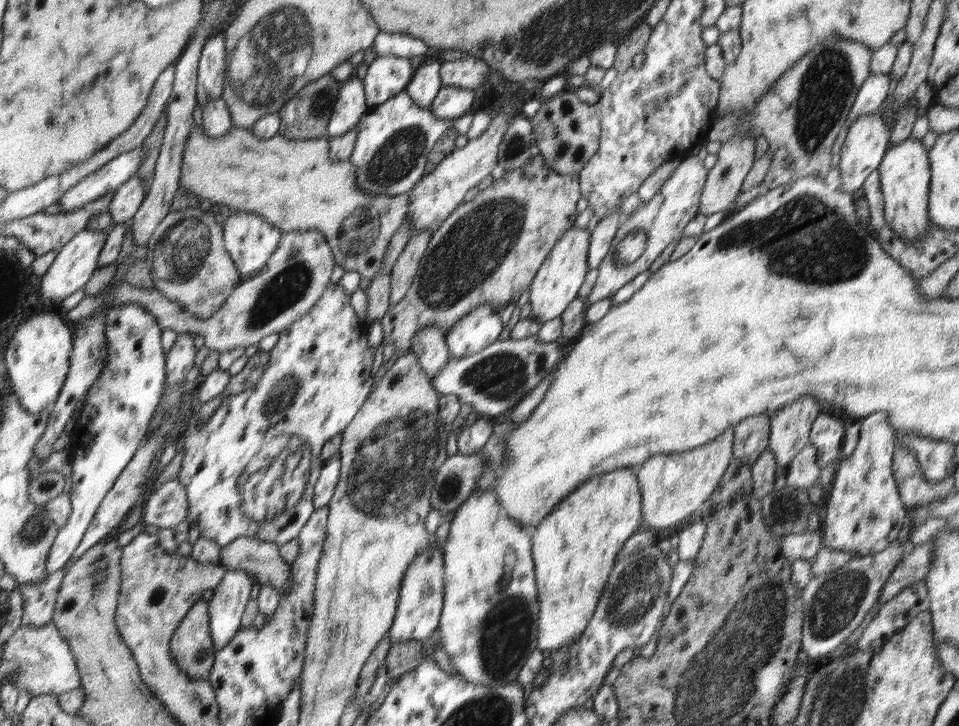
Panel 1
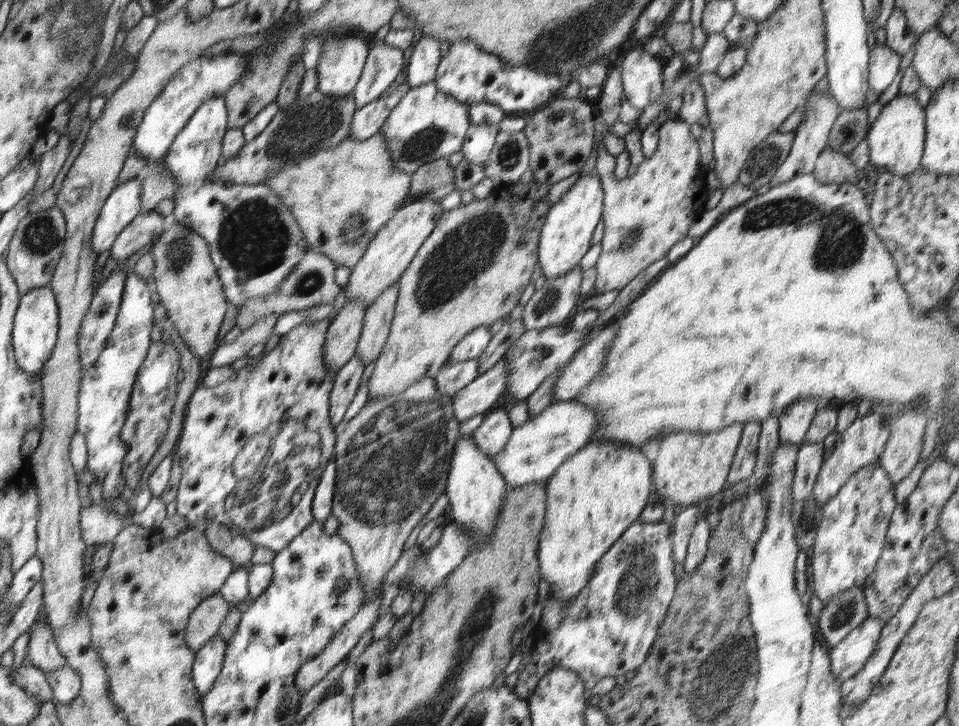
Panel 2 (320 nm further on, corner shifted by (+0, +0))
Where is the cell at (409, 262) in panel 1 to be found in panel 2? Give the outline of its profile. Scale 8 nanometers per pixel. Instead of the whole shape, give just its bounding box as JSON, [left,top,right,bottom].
[355,281,400,366]

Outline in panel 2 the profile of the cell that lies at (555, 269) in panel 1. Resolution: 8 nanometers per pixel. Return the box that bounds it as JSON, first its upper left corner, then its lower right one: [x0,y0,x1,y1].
[538,172,603,280]

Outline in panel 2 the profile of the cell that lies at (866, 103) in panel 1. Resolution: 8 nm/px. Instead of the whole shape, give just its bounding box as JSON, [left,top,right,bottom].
[869,44,901,95]

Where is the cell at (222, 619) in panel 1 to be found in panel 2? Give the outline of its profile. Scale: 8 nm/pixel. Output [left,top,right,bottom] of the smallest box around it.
[194,633,227,698]

